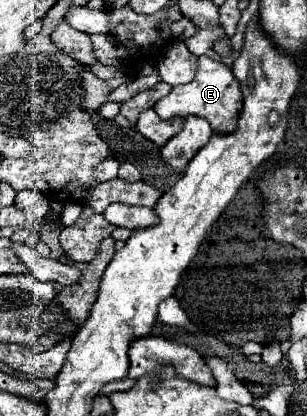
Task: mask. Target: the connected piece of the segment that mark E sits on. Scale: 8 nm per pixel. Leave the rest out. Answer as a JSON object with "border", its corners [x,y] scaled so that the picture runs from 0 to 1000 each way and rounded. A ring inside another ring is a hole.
{"border":[[[671,135],[645,139],[645,168],[638,168],[638,183],[619,202],[567,207],[554,216],[554,226],[541,226],[502,255],[515,279],[528,279],[534,288],[547,288],[560,279],[593,279],[599,284],[599,279],[632,274],[632,279],[671,284],[684,293],[684,303],[710,317],[762,313],[762,293],[775,284],[782,260],[788,260],[788,221],[782,221],[775,192],[762,192],[762,178],[756,178],[749,159],[736,159],[730,149],[684,144]]]}

